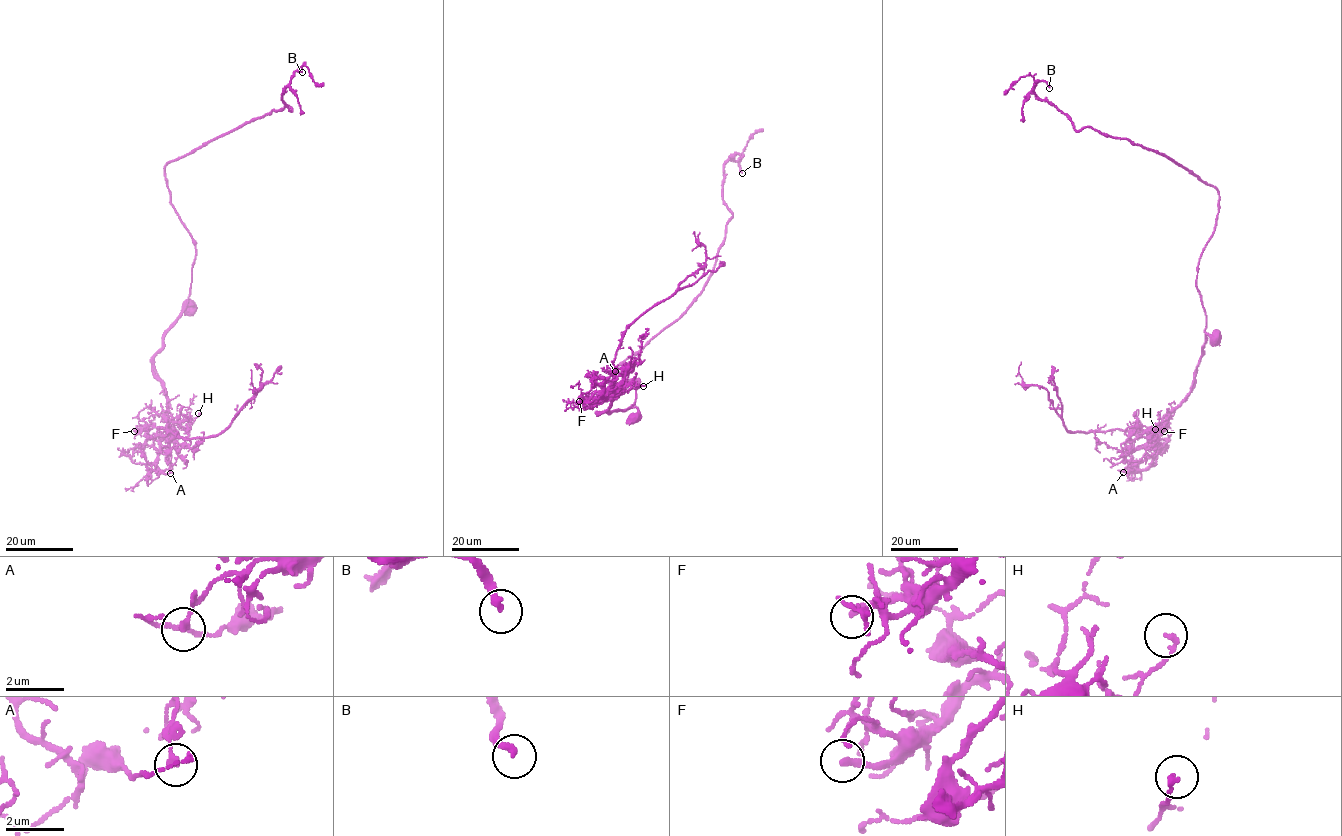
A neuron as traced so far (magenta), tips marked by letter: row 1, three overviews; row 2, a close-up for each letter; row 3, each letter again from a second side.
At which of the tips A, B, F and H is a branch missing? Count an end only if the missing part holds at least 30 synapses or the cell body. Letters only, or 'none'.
B

